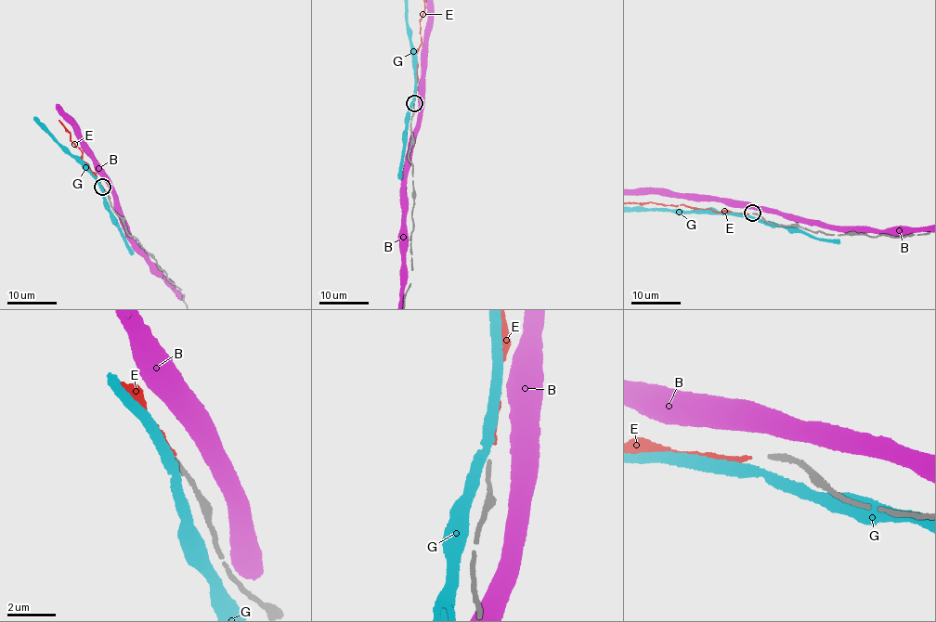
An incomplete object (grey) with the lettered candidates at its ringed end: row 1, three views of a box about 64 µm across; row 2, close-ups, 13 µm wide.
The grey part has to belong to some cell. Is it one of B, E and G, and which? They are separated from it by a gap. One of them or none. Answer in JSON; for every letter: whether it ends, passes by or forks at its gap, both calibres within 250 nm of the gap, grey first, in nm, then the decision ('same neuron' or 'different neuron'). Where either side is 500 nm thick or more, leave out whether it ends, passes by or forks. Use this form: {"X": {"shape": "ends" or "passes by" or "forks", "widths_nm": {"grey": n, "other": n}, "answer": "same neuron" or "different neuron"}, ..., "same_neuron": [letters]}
{"B": {"widths_nm": {"grey": 200, "other": 750}, "answer": "different neuron"}, "E": {"shape": "ends", "widths_nm": {"grey": 200, "other": 170}, "answer": "same neuron"}, "G": {"shape": "passes by", "widths_nm": {"grey": 200, "other": 380}, "answer": "different neuron"}, "same_neuron": ["E"]}

